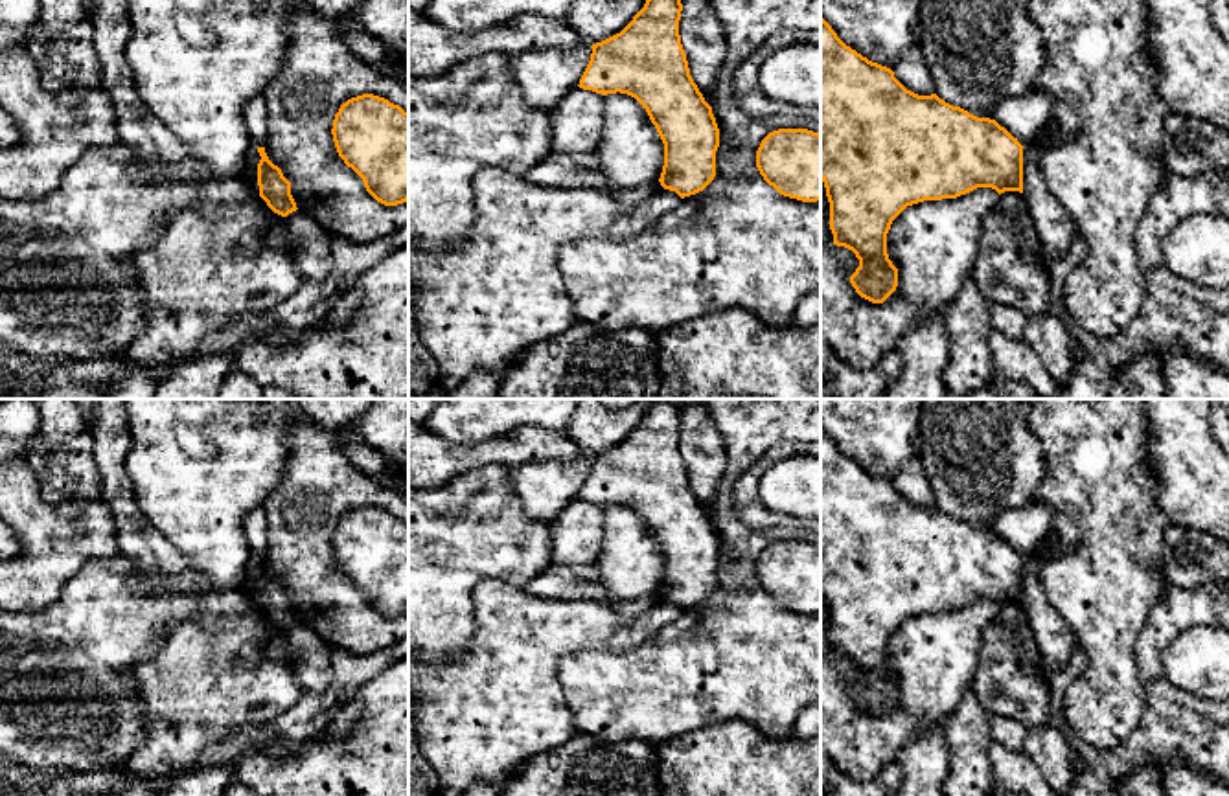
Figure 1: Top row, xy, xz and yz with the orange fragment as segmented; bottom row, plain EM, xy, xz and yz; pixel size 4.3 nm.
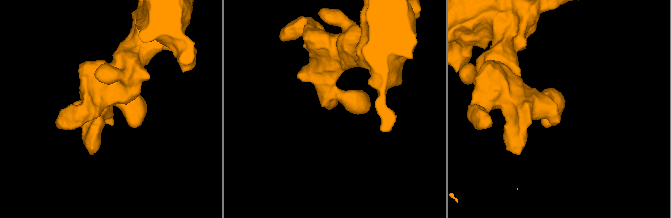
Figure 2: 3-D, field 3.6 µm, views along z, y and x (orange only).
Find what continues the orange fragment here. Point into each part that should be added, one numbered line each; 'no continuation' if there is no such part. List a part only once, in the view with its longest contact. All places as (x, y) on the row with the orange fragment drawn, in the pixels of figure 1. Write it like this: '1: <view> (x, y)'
no continuation

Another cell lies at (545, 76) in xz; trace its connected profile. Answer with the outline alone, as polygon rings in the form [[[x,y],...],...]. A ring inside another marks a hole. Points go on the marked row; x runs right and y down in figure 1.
[[[591,44],[572,48],[530,50],[511,55],[510,64],[524,99],[543,110],[552,110],[580,85],[591,61]]]

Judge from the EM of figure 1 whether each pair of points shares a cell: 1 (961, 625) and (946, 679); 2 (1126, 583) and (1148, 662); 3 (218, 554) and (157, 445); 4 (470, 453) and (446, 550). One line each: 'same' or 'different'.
1: same
2: different
3: same
4: different

